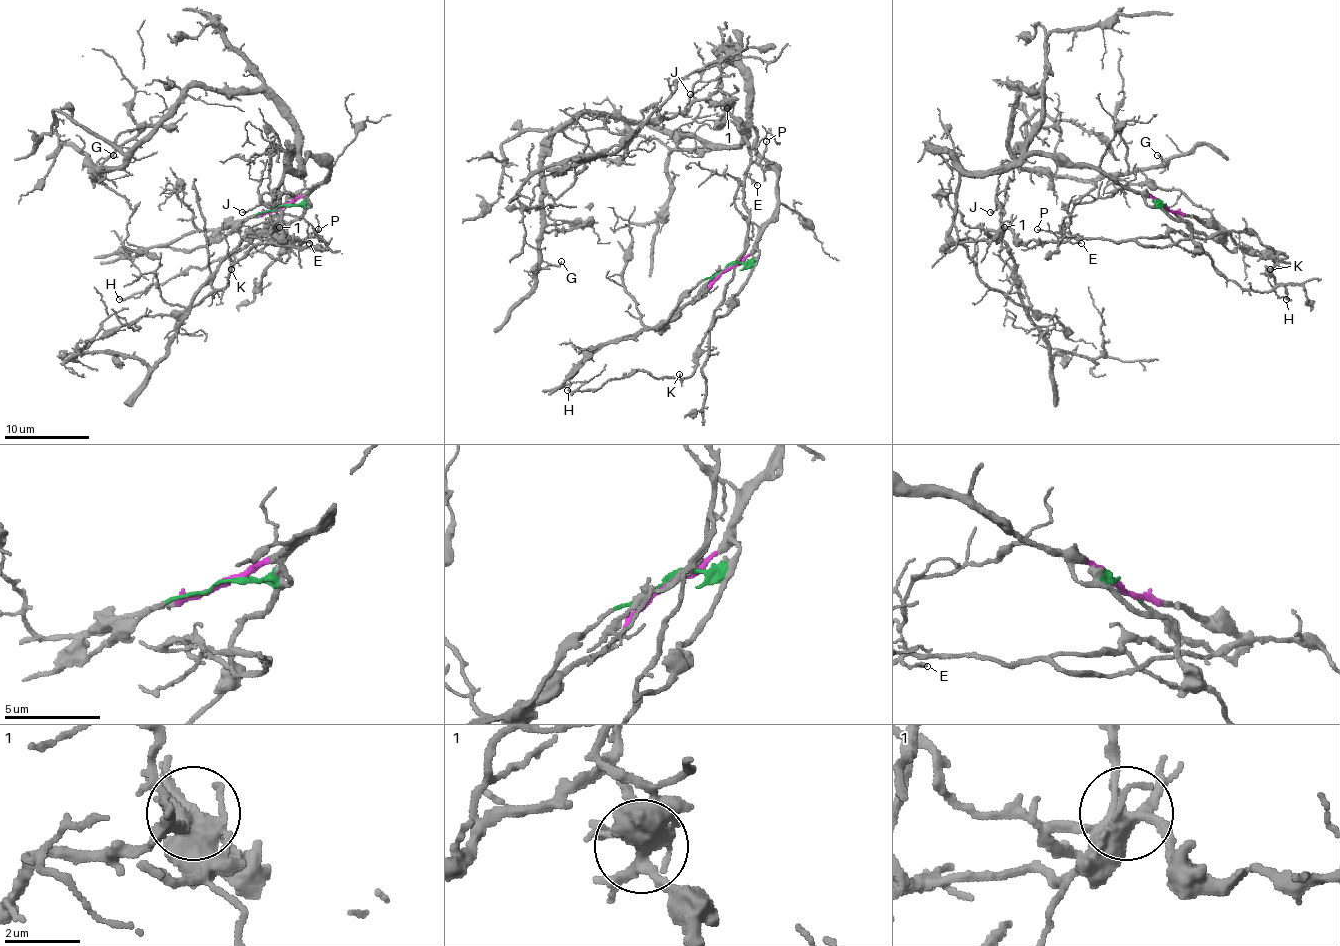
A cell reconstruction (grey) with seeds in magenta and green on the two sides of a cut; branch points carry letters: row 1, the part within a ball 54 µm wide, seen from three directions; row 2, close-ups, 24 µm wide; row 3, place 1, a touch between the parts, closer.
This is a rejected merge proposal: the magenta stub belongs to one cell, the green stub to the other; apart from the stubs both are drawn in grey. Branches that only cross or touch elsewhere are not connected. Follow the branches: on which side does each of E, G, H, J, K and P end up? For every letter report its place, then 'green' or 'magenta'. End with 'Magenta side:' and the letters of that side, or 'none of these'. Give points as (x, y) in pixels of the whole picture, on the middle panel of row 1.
E: at (757, 185); green
G: at (561, 261); magenta
H: at (567, 390); green
J: at (690, 94); green
K: at (679, 374); green
P: at (766, 141); green
Magenta side: G

